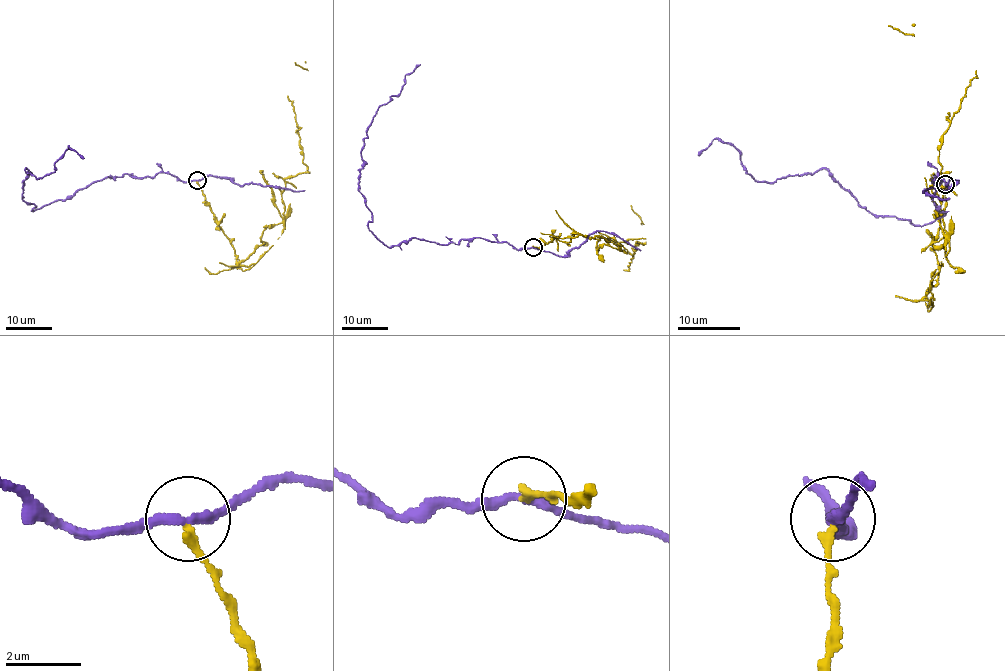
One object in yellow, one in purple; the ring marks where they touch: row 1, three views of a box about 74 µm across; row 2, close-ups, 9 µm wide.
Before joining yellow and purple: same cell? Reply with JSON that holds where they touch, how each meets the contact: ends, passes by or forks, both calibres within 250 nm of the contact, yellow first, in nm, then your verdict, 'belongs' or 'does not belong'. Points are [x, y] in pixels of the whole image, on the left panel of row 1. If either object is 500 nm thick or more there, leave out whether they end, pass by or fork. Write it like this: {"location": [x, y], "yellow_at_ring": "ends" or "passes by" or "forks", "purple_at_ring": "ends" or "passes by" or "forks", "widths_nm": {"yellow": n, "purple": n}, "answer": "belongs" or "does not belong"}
{"location": [197, 180], "yellow_at_ring": "ends", "purple_at_ring": "passes by", "widths_nm": {"yellow": 200, "purple": 240}, "answer": "does not belong"}

